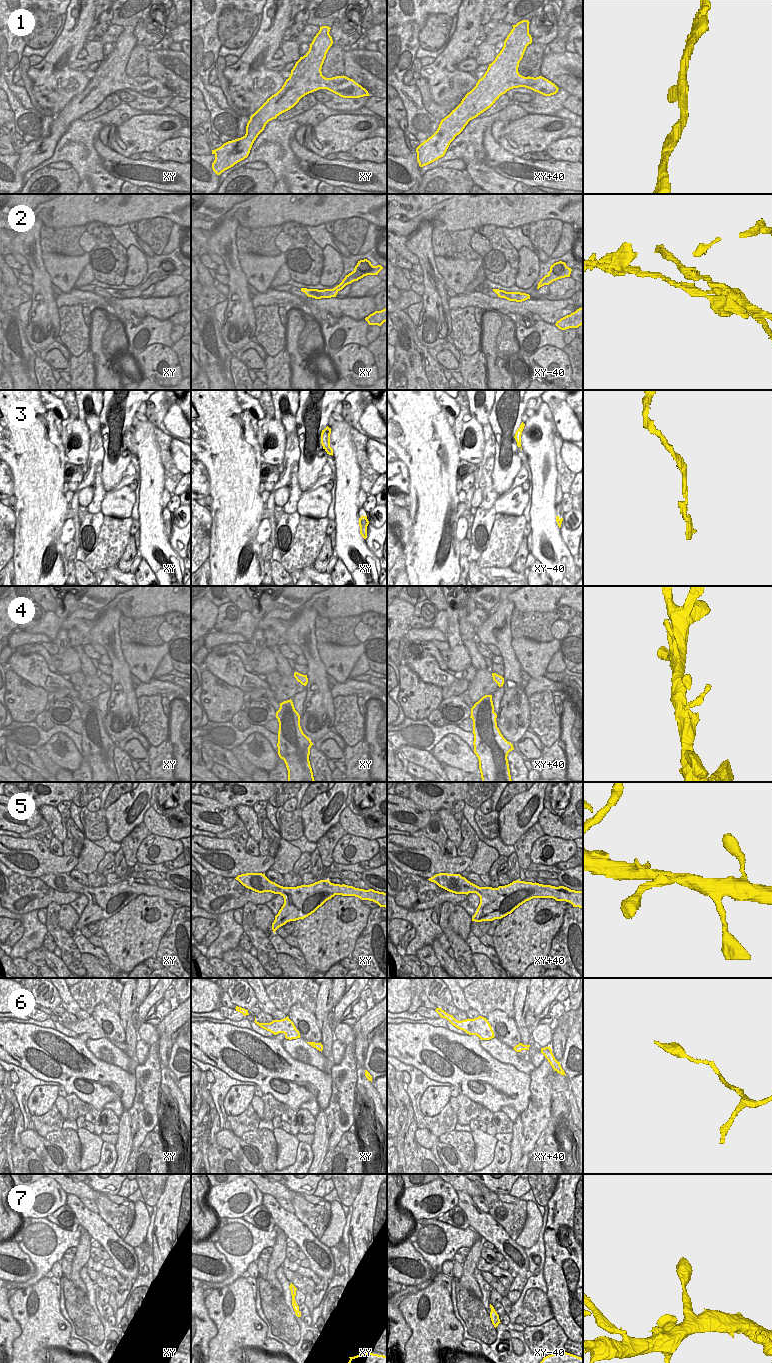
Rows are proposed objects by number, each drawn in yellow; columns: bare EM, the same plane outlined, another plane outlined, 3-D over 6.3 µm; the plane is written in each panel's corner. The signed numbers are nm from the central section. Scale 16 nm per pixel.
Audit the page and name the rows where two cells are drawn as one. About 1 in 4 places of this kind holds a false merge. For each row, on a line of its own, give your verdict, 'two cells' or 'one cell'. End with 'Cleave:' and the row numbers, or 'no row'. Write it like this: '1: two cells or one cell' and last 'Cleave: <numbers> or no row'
1: one cell
2: two cells
3: one cell
4: one cell
5: one cell
6: one cell
7: one cell
Cleave: 2

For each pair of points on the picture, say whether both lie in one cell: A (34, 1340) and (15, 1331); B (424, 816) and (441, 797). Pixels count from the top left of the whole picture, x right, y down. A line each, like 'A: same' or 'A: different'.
A: different
B: different

